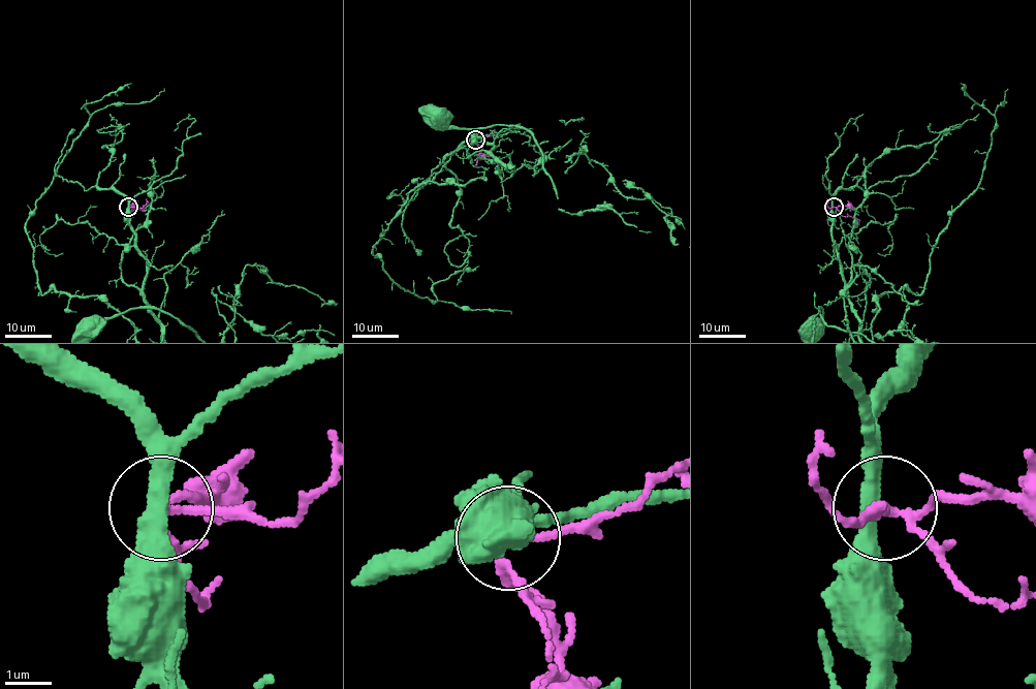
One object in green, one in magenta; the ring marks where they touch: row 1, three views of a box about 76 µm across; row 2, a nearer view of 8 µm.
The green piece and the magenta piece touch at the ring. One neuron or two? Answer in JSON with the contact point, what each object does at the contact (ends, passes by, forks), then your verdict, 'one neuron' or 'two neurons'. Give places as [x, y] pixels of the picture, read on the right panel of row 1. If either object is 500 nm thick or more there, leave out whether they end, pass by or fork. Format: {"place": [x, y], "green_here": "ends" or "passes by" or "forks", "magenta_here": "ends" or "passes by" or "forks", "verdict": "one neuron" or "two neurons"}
{"place": [834, 207], "green_here": "passes by", "magenta_here": "forks", "verdict": "two neurons"}

